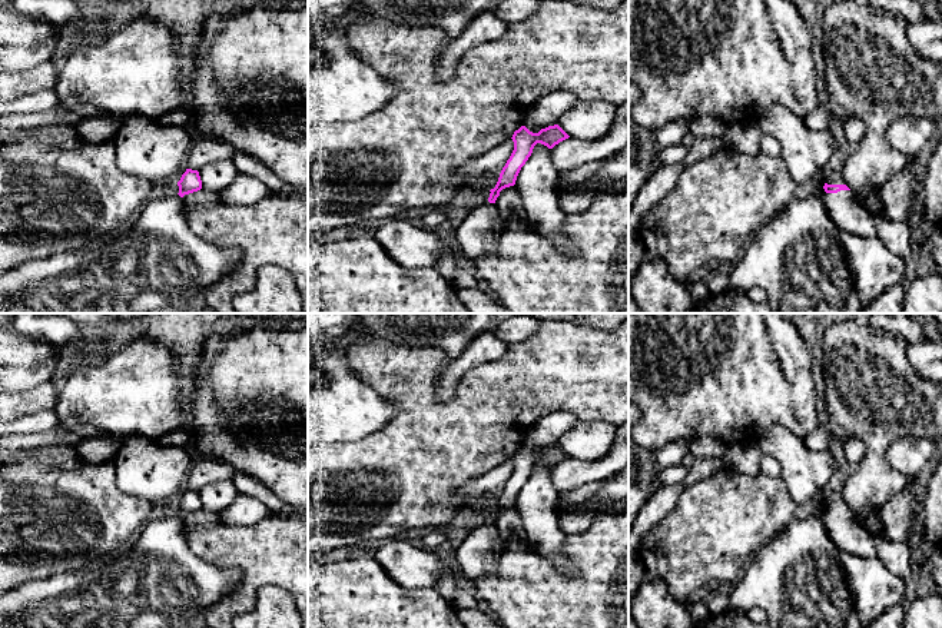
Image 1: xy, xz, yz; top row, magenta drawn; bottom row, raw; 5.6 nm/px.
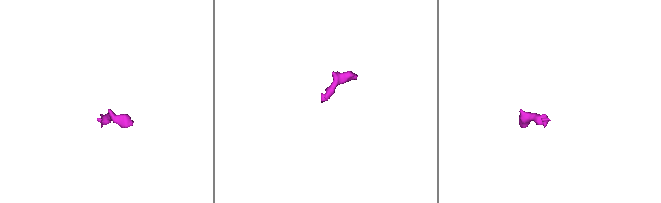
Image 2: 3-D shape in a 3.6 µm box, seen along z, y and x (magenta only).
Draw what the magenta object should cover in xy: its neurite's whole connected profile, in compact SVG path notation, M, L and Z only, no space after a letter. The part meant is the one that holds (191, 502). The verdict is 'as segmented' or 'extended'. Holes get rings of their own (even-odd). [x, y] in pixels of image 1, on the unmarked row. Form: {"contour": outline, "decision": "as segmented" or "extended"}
{"contour": "M186 489L182 495L180 501L178 502L179 506L179 516L183 518L185 515L198 512L202 509L202 501L198 491Z", "decision": "as segmented"}

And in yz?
{"contour": "M837 494L826 496L826 504L819 514L833 544L860 558L878 556L876 536L866 531L843 498Z", "decision": "extended"}

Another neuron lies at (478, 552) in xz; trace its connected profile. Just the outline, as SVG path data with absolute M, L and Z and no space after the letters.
M494 524L474 528L457 546L457 559L464 572L464 585L495 572L501 558L501 539Z

